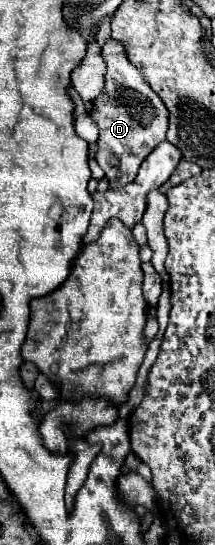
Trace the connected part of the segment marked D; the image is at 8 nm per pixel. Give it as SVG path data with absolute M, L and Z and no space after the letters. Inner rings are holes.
M107 39L103 45L103 59L107 63L107 83L91 109L91 117L99 125L97 159L111 187L123 187L135 179L145 155L165 139L167 107L163 105L161 97L145 83L141 71L127 61L125 49L119 41Z

